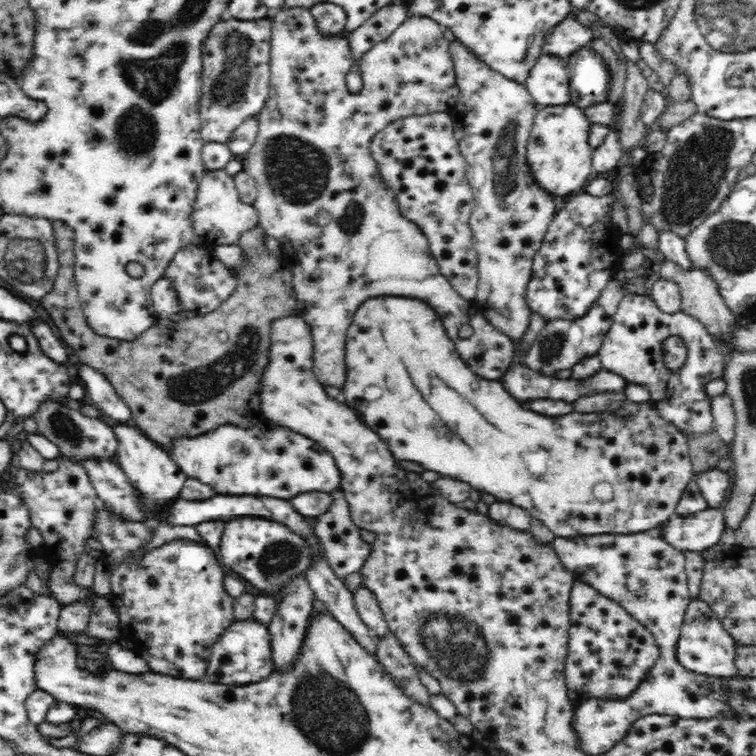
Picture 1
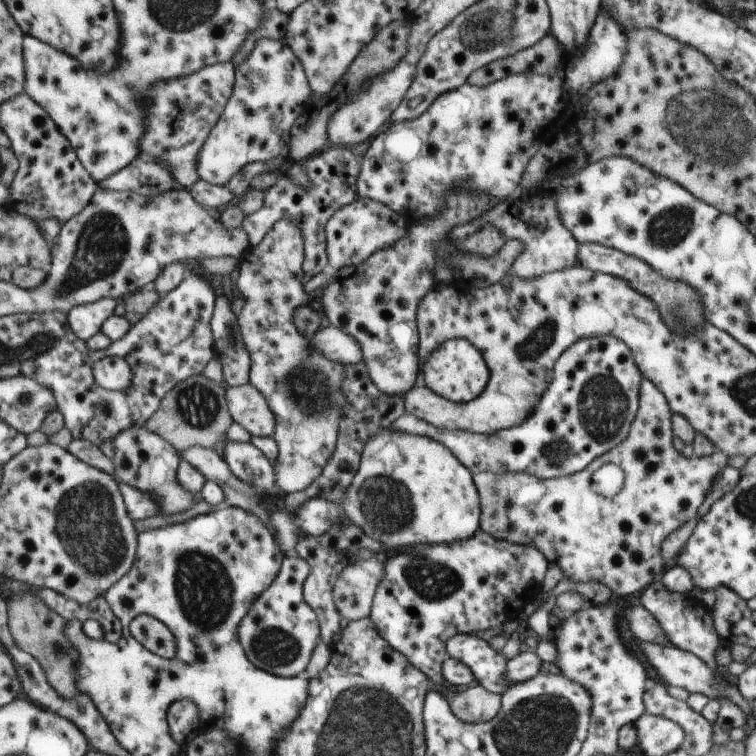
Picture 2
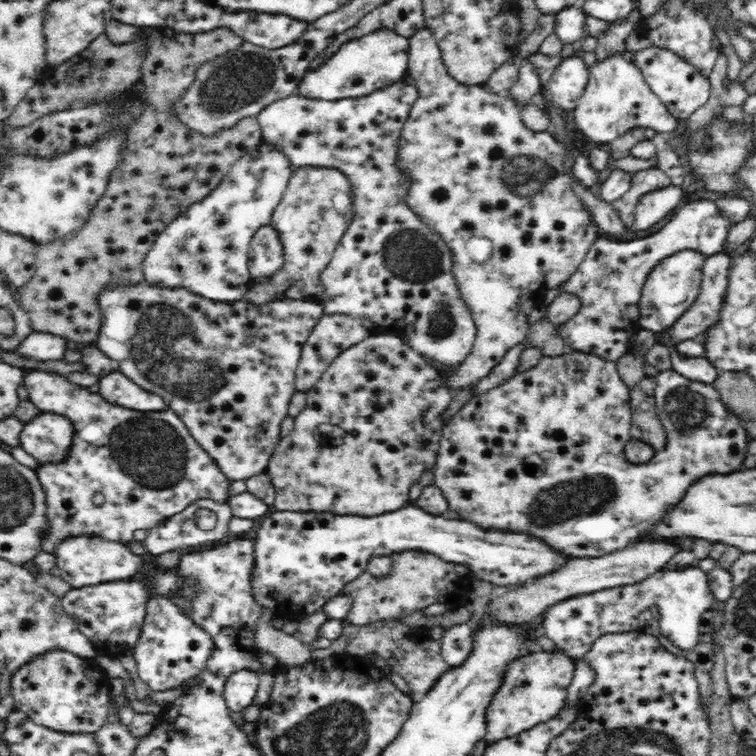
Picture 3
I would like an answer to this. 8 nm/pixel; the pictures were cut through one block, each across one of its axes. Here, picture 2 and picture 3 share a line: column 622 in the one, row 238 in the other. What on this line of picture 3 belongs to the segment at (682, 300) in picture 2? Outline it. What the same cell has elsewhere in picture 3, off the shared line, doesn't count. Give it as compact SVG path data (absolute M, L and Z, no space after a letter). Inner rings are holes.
M270 224L254 234L249 248L249 274L252 282L275 279L284 264L284 247L277 230Z

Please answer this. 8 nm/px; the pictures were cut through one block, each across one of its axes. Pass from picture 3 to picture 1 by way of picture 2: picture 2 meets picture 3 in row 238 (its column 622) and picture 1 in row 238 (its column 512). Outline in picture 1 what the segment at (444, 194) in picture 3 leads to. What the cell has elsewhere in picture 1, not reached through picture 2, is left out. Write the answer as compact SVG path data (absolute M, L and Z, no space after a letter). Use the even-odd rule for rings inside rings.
M458 41L450 43L449 51L458 89L461 90L457 105L449 114L454 121L458 146L462 150L462 156L466 158L466 176L473 187L475 200L469 220L474 248L479 258L479 282L474 303L494 328L508 335L513 344L518 345L522 342L530 322L531 311L524 295L531 278L533 258L558 209L554 194L547 193L532 180L531 168L527 164L527 144L540 107L522 83L514 82L491 70L490 66L480 61L470 49L464 48Z

